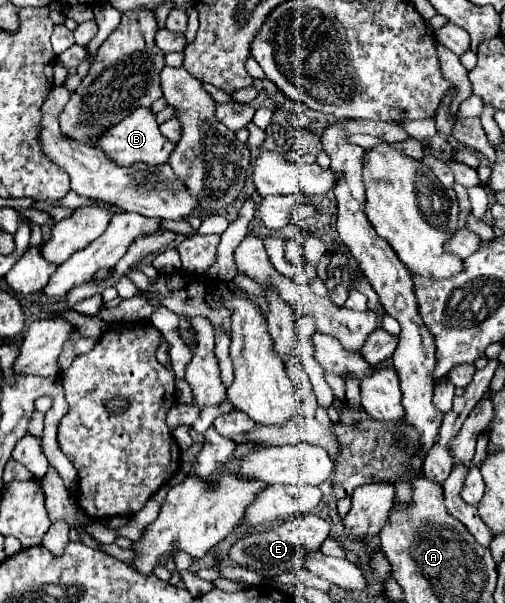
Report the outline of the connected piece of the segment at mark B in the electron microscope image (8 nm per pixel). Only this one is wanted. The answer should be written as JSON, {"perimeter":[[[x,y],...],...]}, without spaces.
{"perimeter":[[[135,109],[129,117],[125,117],[123,121],[119,121],[117,125],[109,127],[105,133],[101,133],[101,137],[97,137],[97,141],[93,141],[93,147],[99,147],[103,153],[109,153],[109,157],[113,157],[113,161],[117,161],[117,165],[133,165],[137,161],[143,161],[147,165],[161,165],[169,159],[171,151],[173,151],[173,143],[167,141],[161,131],[157,129],[157,121],[155,115],[151,113],[151,109]]]}

